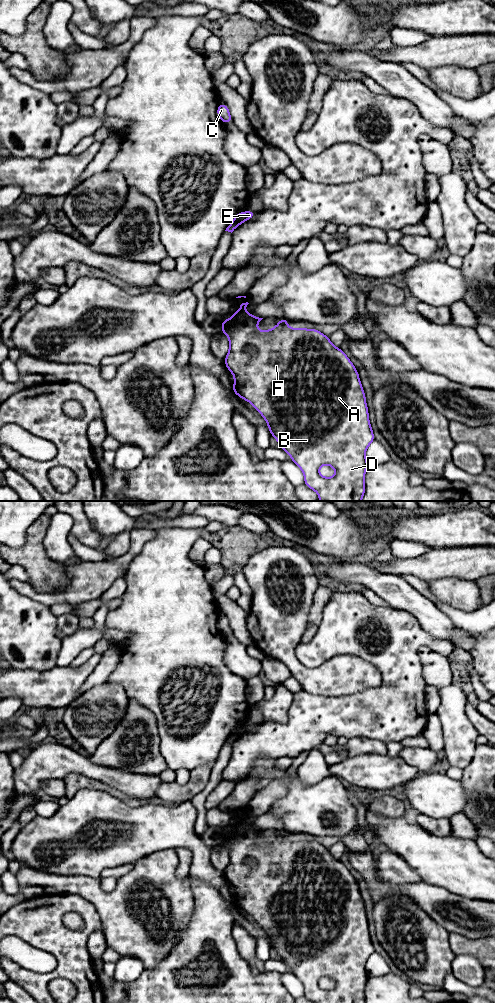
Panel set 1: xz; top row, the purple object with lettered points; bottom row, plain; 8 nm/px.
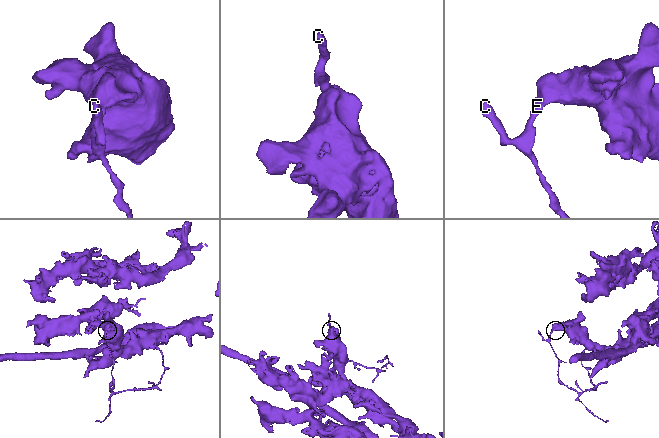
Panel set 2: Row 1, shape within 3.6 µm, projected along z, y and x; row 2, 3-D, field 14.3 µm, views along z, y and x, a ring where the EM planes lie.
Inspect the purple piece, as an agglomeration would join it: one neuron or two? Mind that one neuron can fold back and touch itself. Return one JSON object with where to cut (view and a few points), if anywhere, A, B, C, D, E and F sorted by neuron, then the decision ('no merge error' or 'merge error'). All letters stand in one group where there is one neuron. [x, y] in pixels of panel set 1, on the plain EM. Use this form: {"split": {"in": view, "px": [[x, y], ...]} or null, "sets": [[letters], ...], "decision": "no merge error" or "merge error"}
{"split": {"in": "xz", "px": [[241, 725], [232, 734]]}, "sets": [["A", "B", "D", "E", "F"], ["C"]], "decision": "merge error"}

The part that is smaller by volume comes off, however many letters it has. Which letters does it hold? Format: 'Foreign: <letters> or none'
Foreign: C

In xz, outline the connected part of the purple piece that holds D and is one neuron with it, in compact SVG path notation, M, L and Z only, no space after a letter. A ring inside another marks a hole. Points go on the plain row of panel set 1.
M242 815L240 820L232 826L229 832L222 831L221 845L229 850L229 864L224 871L227 882L234 887L234 898L232 903L251 915L255 921L262 927L268 937L271 947L280 956L280 959L291 968L291 973L294 974L303 984L304 996L314 1003L365 1003L365 984L369 977L365 969L368 958L375 952L374 945L369 933L368 919L366 916L365 905L359 891L359 886L353 875L347 867L340 861L334 858L329 849L318 843L317 841L306 840L290 840L287 838L289 834L285 830L280 830L279 835L270 842L258 842L256 838L263 831L255 829L250 825L246 825L245 821L249 815ZM322 977L329 977L336 983L333 989L327 990L321 988L319 980Z

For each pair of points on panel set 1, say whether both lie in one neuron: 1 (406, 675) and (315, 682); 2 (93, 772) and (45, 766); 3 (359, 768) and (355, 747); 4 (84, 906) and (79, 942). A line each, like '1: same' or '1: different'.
1: different
2: same
3: different
4: same

